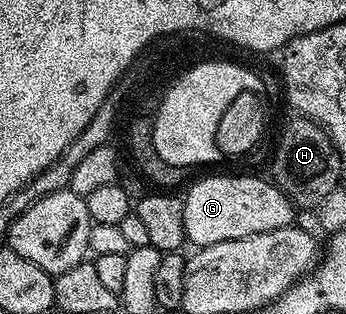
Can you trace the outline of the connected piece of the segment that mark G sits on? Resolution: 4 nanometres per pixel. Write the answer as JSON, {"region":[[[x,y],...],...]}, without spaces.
{"region":[[[208,176],[198,181],[183,201],[184,238],[196,248],[286,228],[293,223],[292,201],[271,179],[260,176]]]}

